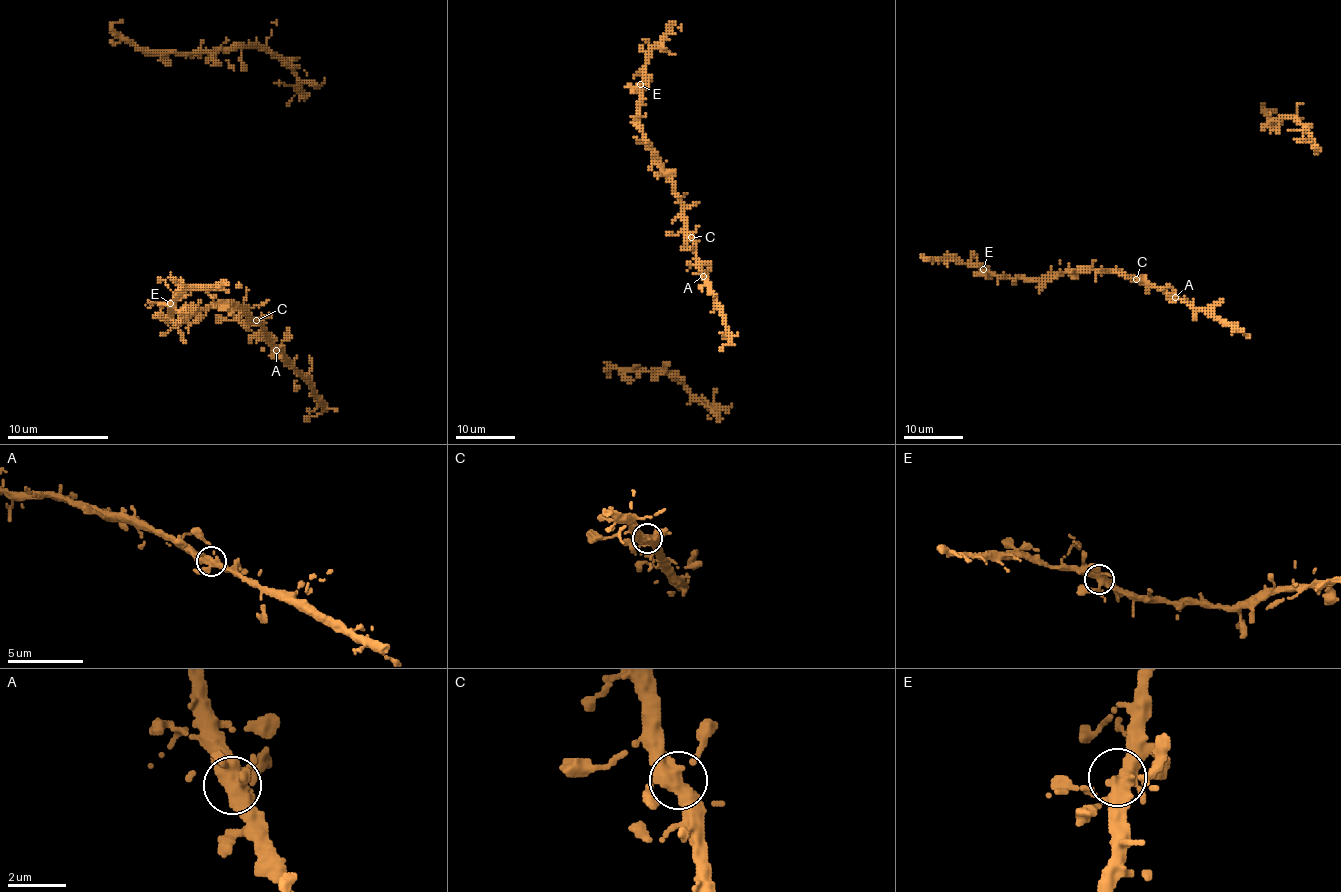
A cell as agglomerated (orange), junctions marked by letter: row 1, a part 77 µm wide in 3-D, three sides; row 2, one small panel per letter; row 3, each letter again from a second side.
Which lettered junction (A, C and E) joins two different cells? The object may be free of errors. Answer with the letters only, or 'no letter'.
no letter

